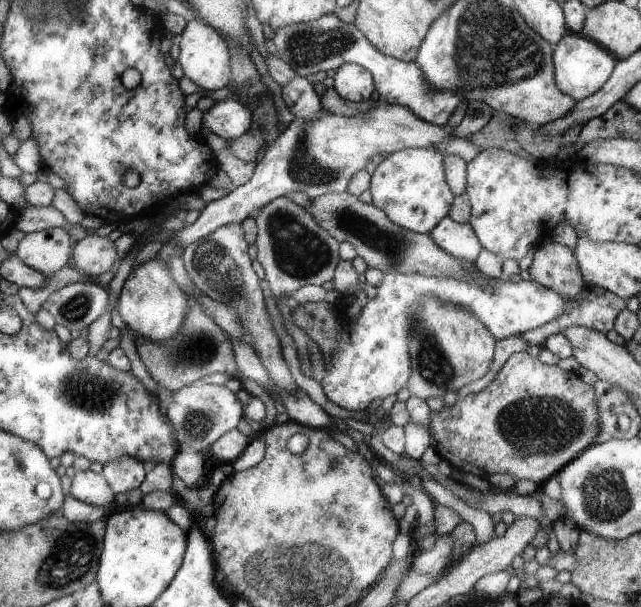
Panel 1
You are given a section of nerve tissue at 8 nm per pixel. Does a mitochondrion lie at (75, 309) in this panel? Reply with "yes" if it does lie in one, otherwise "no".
yes

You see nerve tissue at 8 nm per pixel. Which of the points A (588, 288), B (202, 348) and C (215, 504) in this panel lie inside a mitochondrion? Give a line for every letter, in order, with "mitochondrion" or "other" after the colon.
A: other
B: mitochondrion
C: other

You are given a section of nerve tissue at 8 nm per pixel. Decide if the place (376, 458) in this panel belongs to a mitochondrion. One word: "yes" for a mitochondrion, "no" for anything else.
no

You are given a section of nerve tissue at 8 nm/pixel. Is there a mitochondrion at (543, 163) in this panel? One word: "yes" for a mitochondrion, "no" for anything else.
no

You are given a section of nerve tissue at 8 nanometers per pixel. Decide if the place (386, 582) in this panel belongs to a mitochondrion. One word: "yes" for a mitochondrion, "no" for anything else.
no

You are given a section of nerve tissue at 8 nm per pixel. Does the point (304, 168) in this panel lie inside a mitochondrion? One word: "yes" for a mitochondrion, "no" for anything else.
yes

